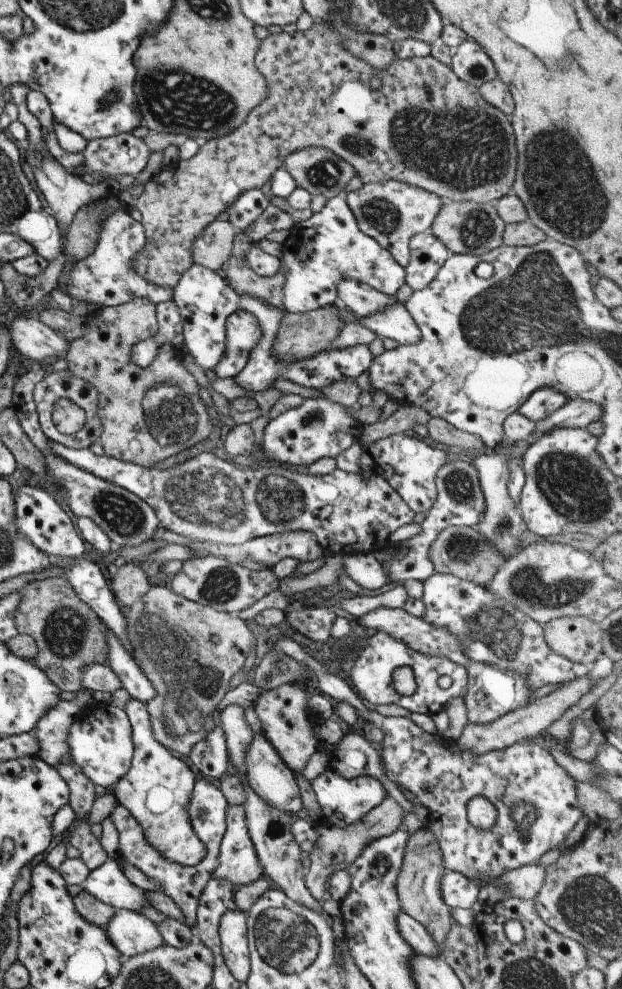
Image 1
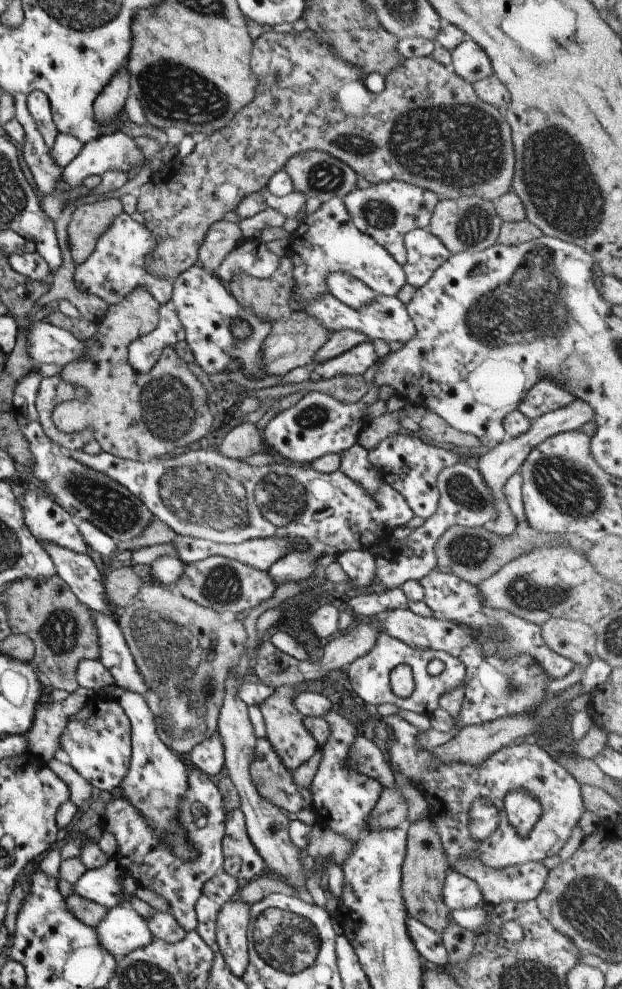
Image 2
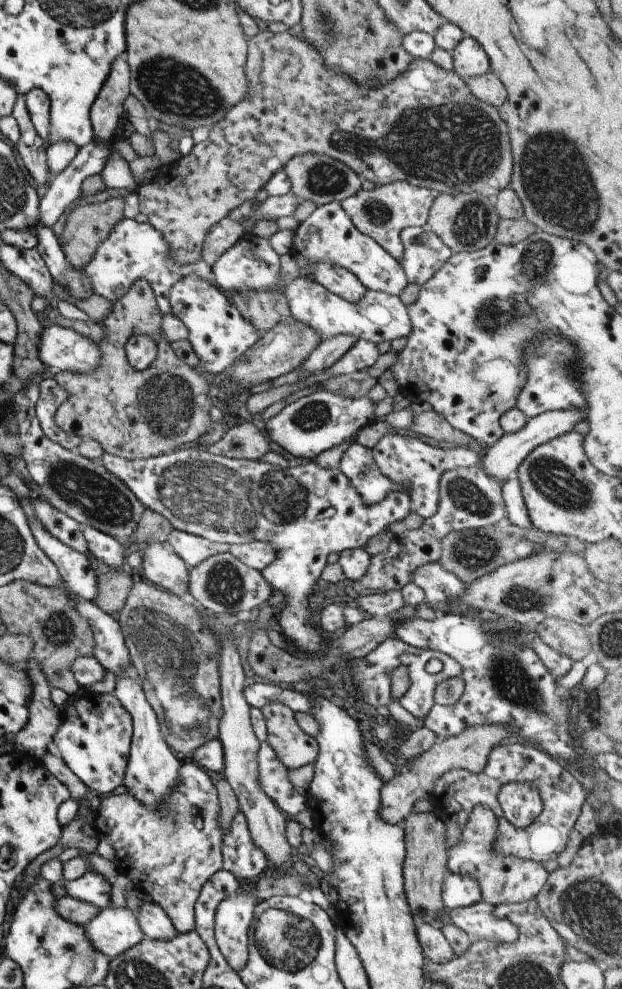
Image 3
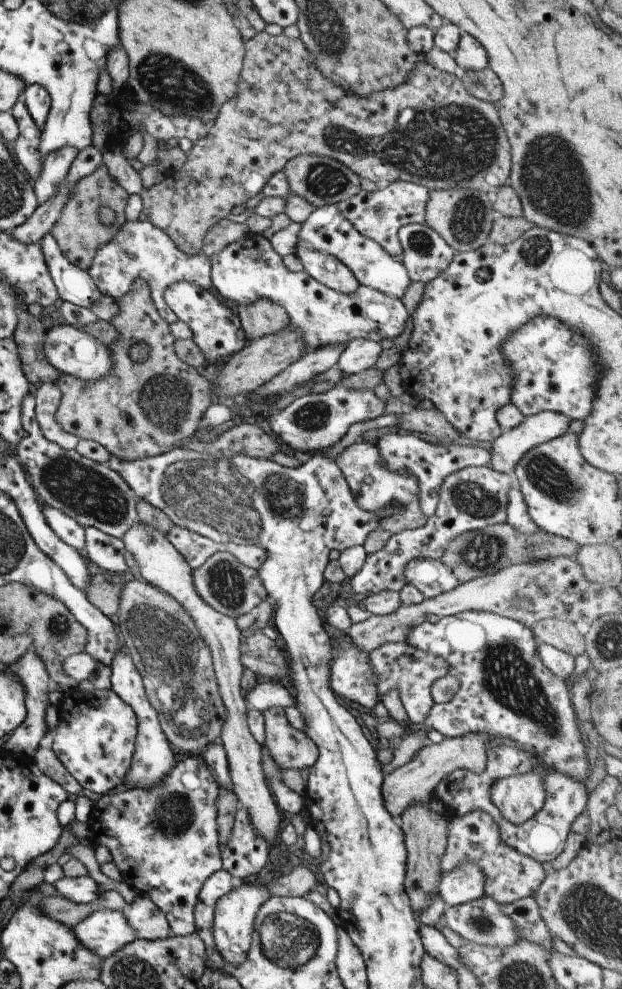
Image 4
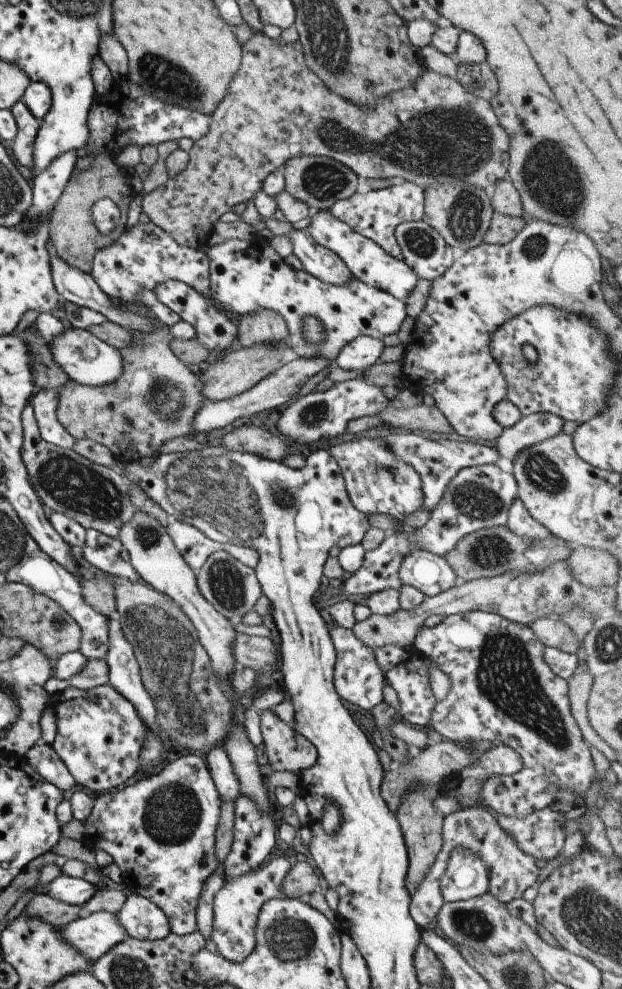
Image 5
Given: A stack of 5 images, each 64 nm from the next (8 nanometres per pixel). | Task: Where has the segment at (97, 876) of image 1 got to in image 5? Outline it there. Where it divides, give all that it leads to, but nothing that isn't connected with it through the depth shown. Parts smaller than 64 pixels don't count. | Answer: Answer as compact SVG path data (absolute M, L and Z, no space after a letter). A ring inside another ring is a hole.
M61 873L55 880L48 882L47 895L69 905L85 904L95 894L96 886L75 877L68 877Z

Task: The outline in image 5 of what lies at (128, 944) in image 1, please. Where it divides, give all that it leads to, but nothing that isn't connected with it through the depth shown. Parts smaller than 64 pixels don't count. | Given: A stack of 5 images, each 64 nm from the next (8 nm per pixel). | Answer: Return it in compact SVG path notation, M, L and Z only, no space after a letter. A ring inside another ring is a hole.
M97 911L58 927L59 936L87 960L101 958L112 946L127 940L127 932L119 926L115 913Z

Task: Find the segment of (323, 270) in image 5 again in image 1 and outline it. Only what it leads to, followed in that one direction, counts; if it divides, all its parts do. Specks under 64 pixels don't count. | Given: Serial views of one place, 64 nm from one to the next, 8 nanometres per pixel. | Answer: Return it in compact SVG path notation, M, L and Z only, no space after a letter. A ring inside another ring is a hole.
M339 280L335 284L337 302L357 317L371 316L381 312L385 306L397 302L395 296L387 296L368 284L354 280Z

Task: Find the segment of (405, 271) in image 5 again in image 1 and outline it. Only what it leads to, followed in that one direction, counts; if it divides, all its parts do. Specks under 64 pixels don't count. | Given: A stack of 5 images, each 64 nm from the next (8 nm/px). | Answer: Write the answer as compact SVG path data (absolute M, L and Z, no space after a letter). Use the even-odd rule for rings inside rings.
M344 195L328 198L319 212L289 227L277 258L285 276L282 303L287 313L311 312L337 302L335 284L339 280L368 284L387 296L394 296L404 283L404 268L385 248L357 228Z

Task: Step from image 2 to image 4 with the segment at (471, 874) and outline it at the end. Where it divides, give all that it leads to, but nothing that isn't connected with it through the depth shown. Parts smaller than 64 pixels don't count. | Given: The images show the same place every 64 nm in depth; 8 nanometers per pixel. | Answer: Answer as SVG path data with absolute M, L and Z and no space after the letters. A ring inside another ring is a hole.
M475 809L465 816L454 816L446 824L445 854L439 862L442 873L453 870L463 862L475 864L483 872L484 895L495 900L497 904L509 904L521 898L529 898L546 877L539 862L519 854L501 840L498 826L487 812Z

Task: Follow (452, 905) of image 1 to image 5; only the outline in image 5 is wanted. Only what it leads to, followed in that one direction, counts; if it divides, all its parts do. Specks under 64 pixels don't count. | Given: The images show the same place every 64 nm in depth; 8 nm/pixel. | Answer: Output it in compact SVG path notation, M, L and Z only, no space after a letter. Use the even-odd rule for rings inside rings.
M453 848L438 887L444 902L461 902L481 896L488 890L486 868L477 854L465 848Z

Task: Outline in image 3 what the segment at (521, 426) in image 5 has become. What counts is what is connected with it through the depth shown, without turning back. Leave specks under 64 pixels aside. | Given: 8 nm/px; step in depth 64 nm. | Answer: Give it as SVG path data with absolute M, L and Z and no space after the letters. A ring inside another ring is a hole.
M555 410L538 414L535 418L528 418L523 424L523 428L519 428L517 432L511 434L504 433L497 442L493 442L488 447L487 452L482 456L480 467L485 474L489 474L491 478L497 478L503 484L510 476L514 476L516 468L531 450L536 446L555 438L556 436L573 431L575 424L579 424L579 420L586 418L586 410Z

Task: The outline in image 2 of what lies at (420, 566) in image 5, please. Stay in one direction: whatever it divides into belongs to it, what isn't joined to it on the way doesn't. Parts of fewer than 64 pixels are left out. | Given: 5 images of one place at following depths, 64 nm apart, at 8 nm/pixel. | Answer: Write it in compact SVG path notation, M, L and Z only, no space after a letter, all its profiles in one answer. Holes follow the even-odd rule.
M433 568L425 578L418 580L423 589L423 602L431 610L431 618L457 622L471 629L471 636L485 656L497 656L499 660L507 660L509 656L528 654L541 666L547 680L563 678L571 672L575 663L568 658L553 652L540 637L540 626L525 622L507 610L489 608L479 602L477 586L471 585L453 573L447 573Z

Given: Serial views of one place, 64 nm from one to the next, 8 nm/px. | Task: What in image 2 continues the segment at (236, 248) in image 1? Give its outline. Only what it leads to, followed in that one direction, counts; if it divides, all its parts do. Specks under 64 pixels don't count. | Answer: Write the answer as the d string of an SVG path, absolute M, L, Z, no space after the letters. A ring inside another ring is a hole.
M278 258L278 265L269 278L259 279L249 274L239 274L229 280L229 292L239 306L251 310L261 322L274 323L291 314L289 294L293 286L291 260Z

